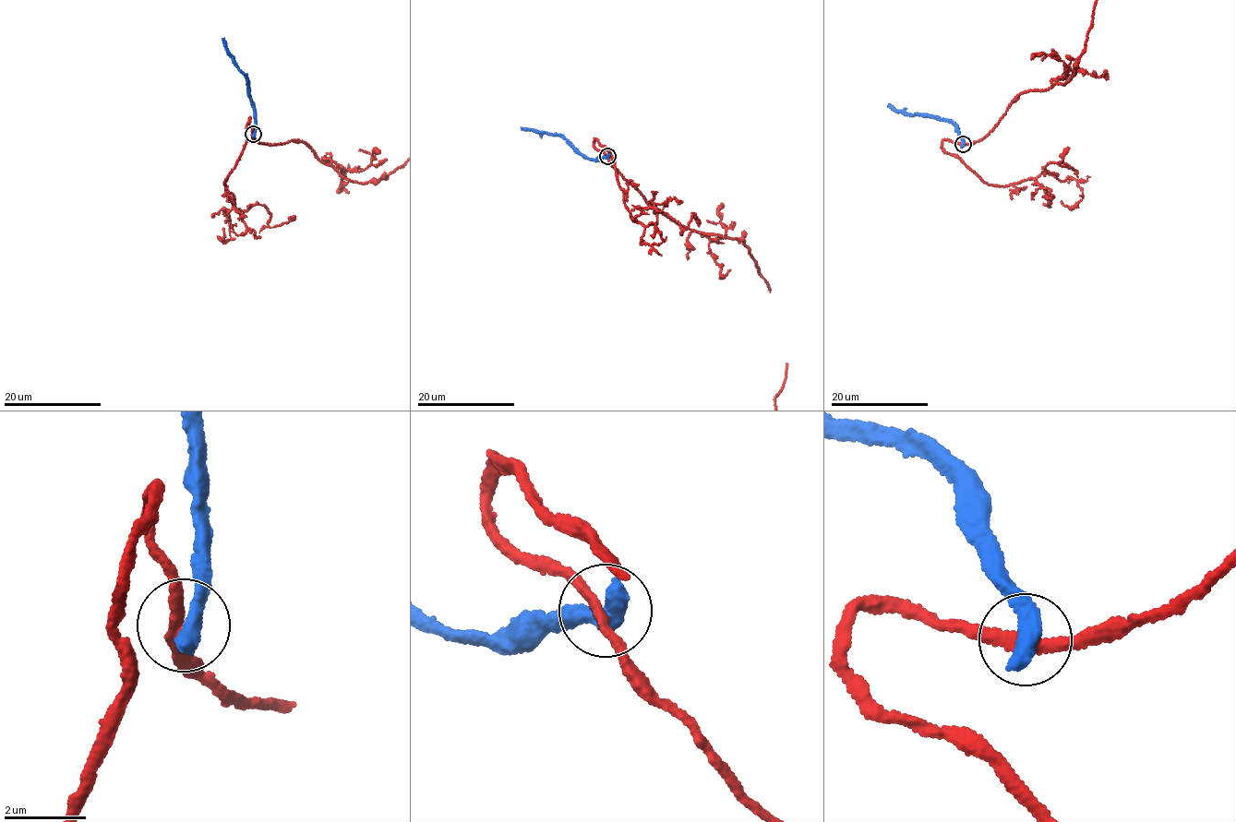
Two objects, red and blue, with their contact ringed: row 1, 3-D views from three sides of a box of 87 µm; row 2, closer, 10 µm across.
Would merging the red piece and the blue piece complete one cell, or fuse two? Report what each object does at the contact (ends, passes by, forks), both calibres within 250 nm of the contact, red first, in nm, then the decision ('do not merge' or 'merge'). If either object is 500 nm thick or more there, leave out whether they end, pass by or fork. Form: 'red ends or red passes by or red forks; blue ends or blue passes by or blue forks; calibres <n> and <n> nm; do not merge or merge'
calibres 280 and 550 nm; do not merge

